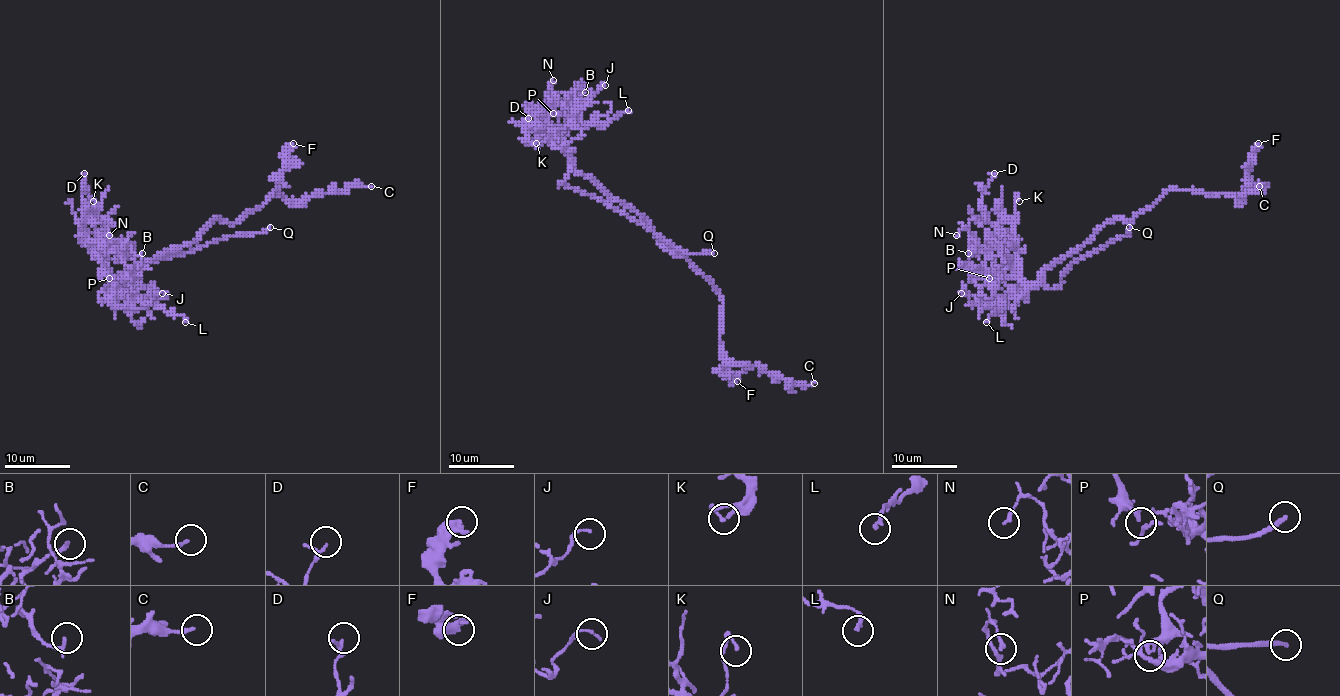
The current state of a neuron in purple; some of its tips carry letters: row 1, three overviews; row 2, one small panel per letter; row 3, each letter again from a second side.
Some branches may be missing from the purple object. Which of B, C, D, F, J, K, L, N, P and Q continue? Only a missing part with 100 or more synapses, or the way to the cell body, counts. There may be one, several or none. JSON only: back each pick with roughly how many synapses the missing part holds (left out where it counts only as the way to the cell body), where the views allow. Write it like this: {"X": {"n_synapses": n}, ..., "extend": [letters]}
{"extend": ["Q"]}

